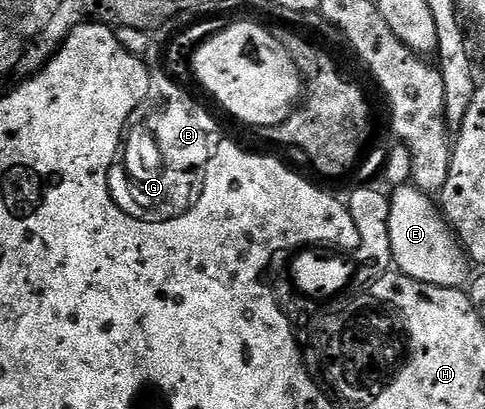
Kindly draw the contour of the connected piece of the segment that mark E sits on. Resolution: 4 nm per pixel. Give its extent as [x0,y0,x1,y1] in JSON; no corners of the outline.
[386,184,469,287]

